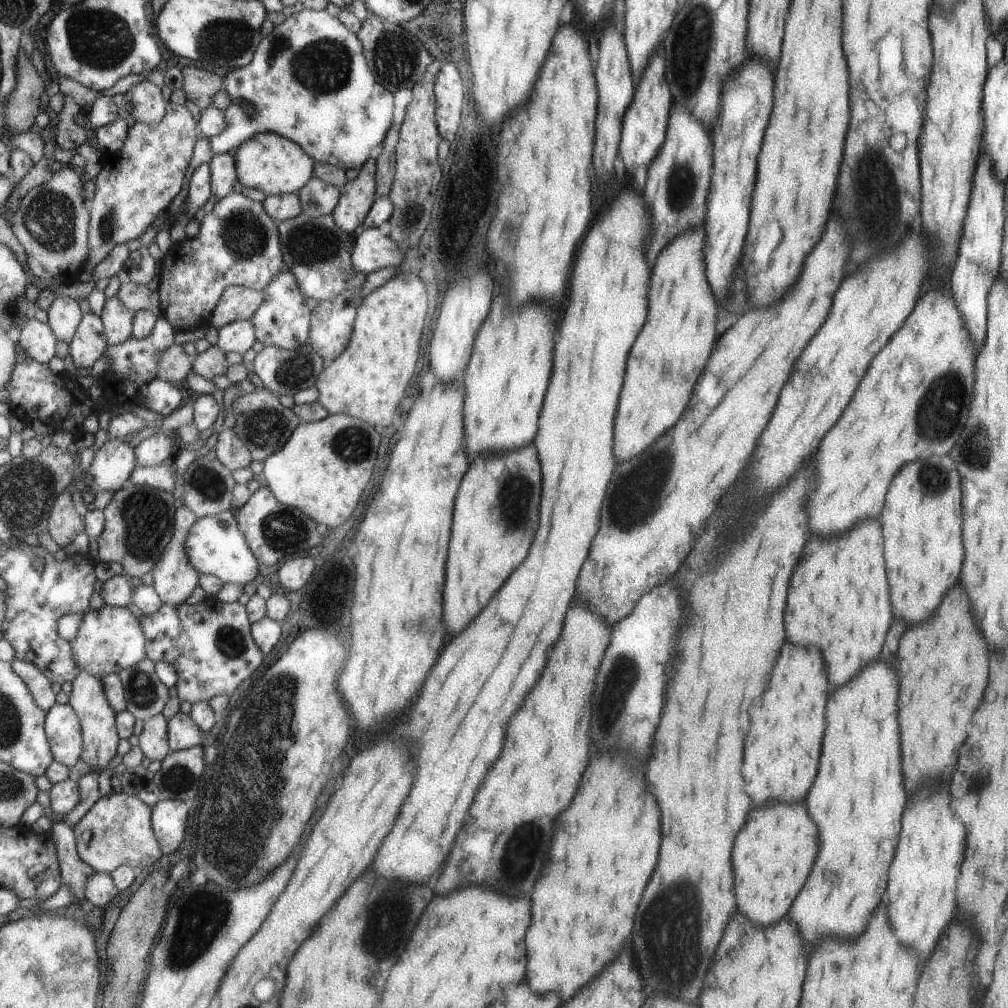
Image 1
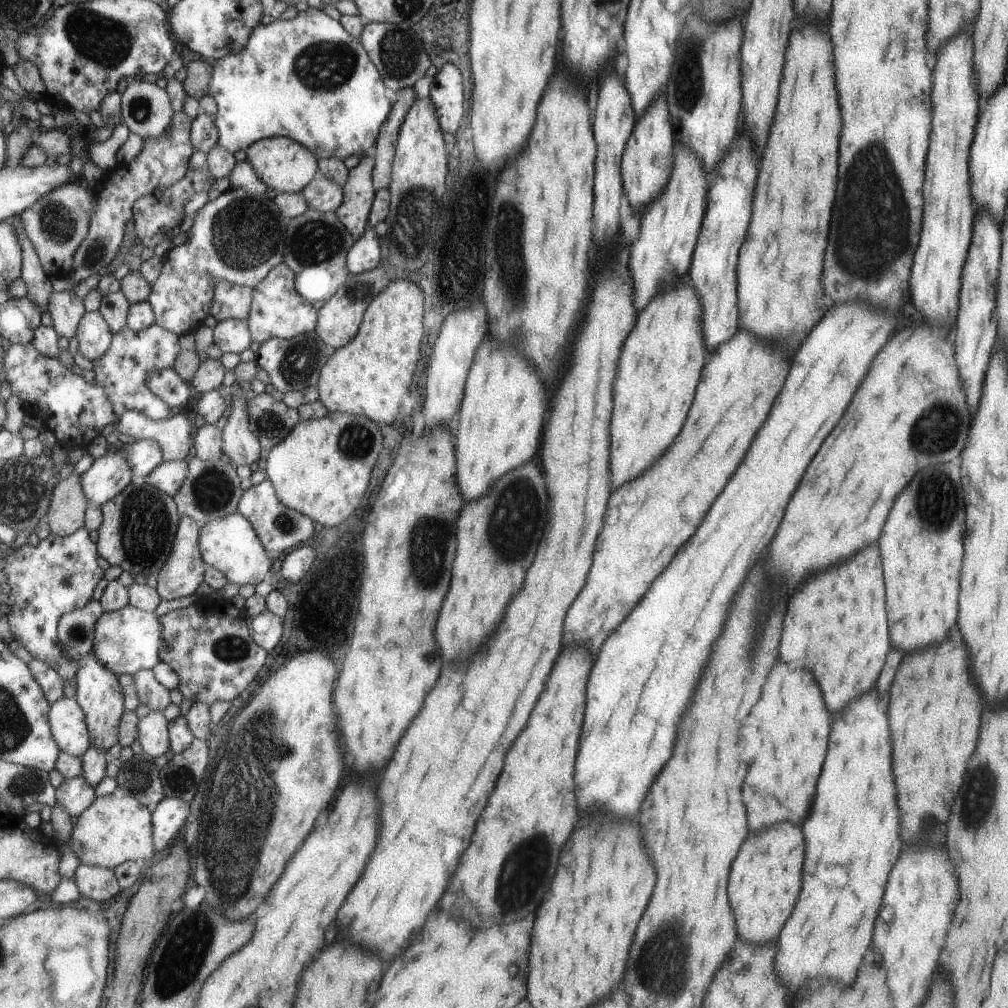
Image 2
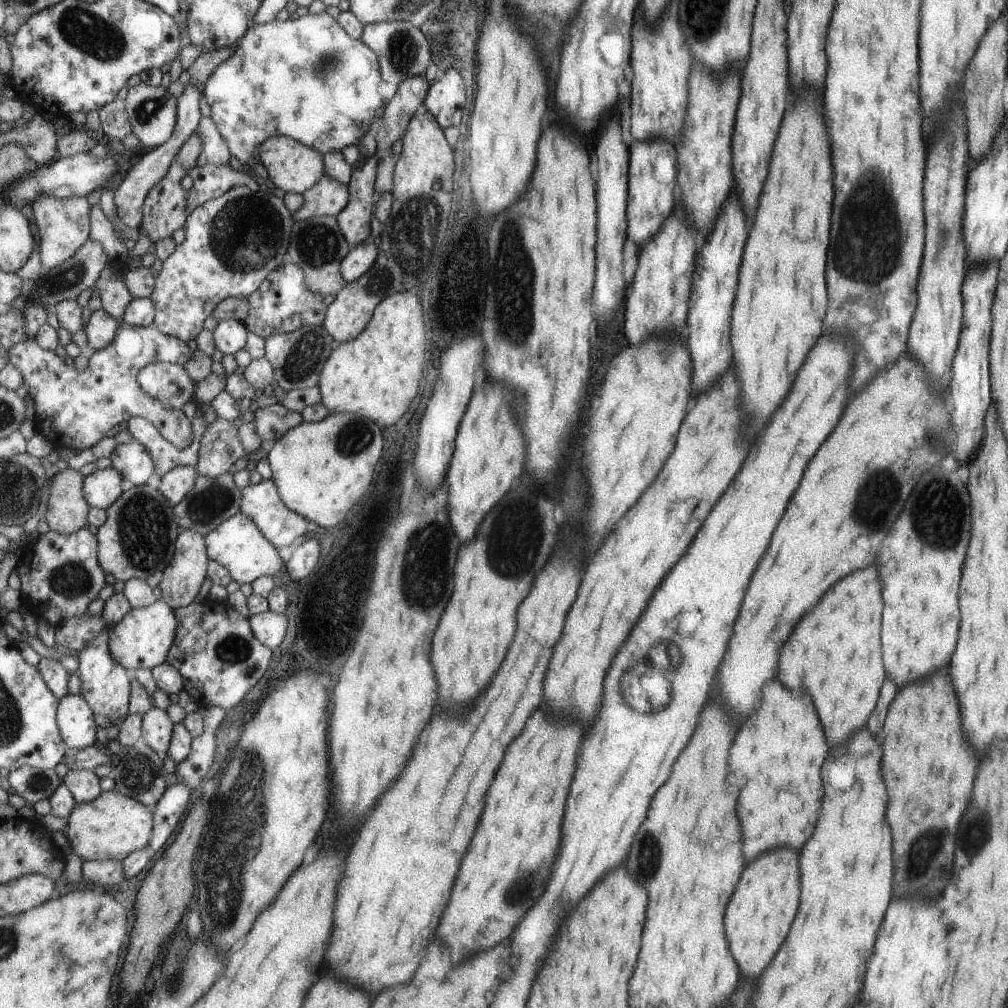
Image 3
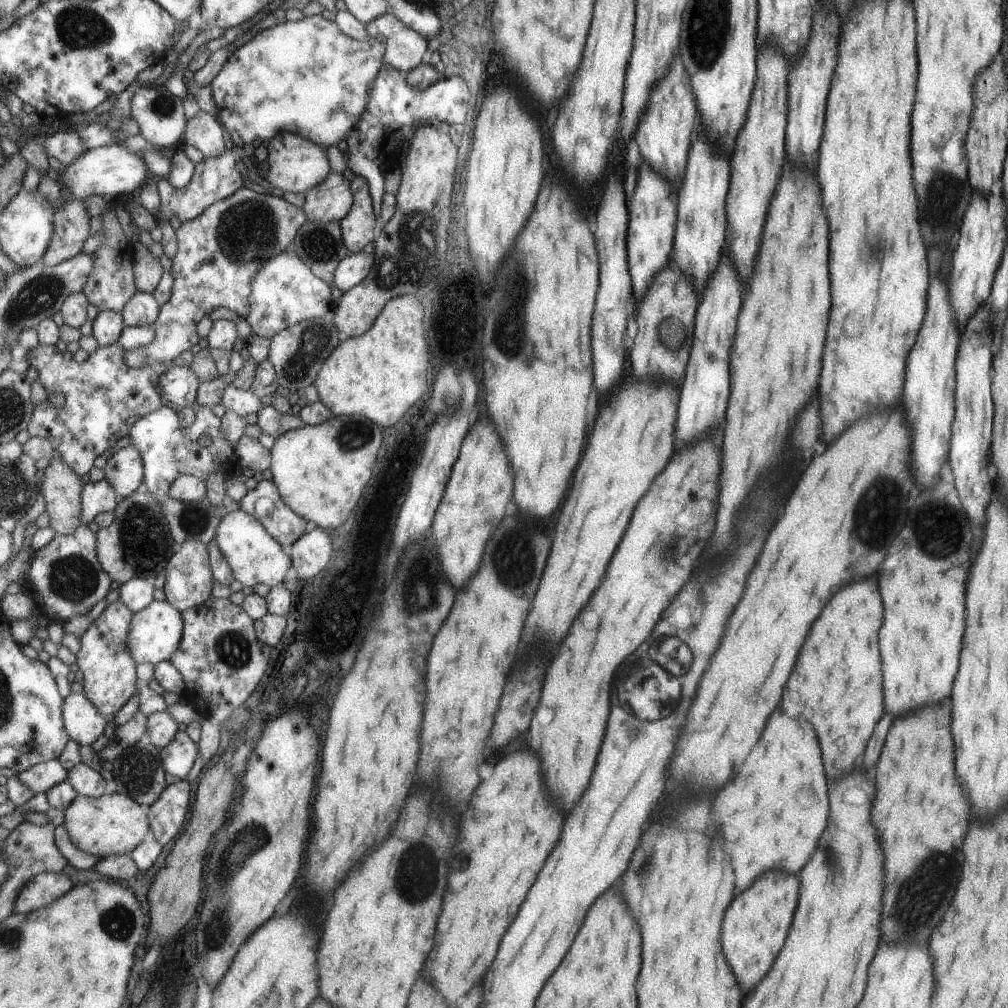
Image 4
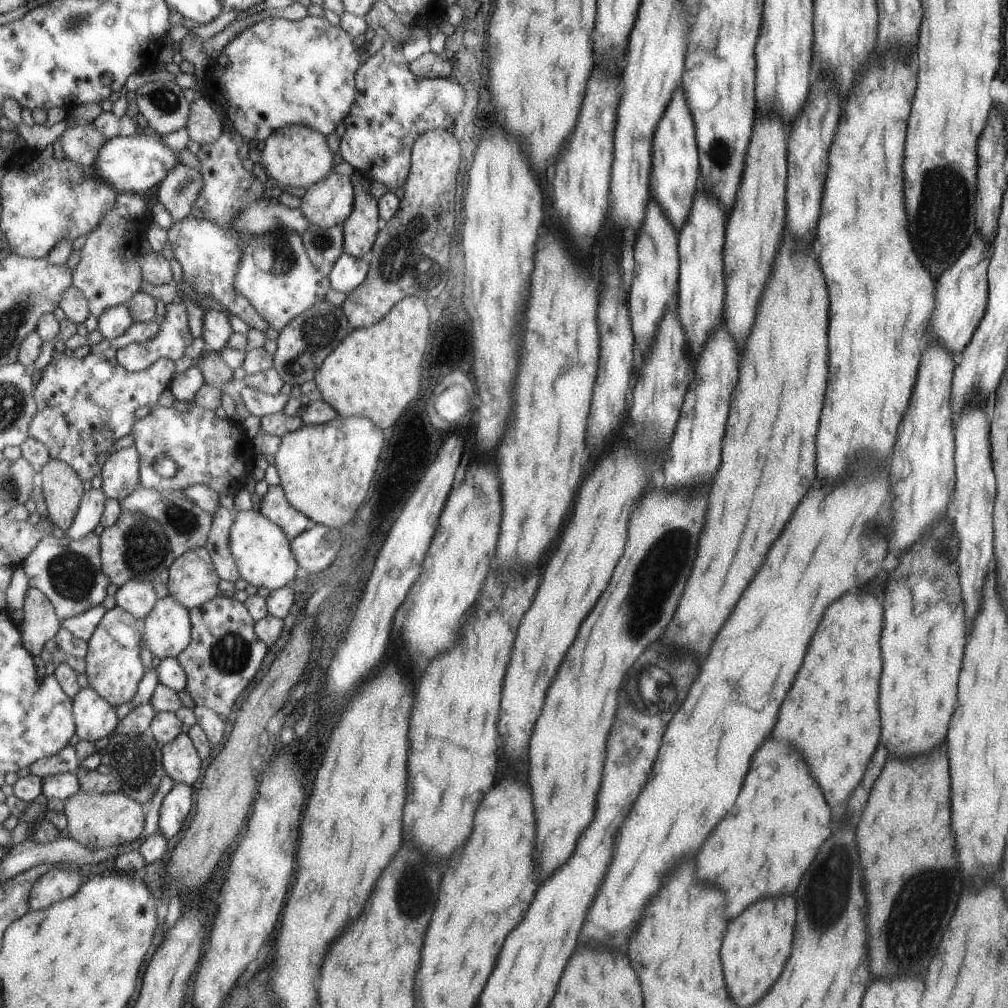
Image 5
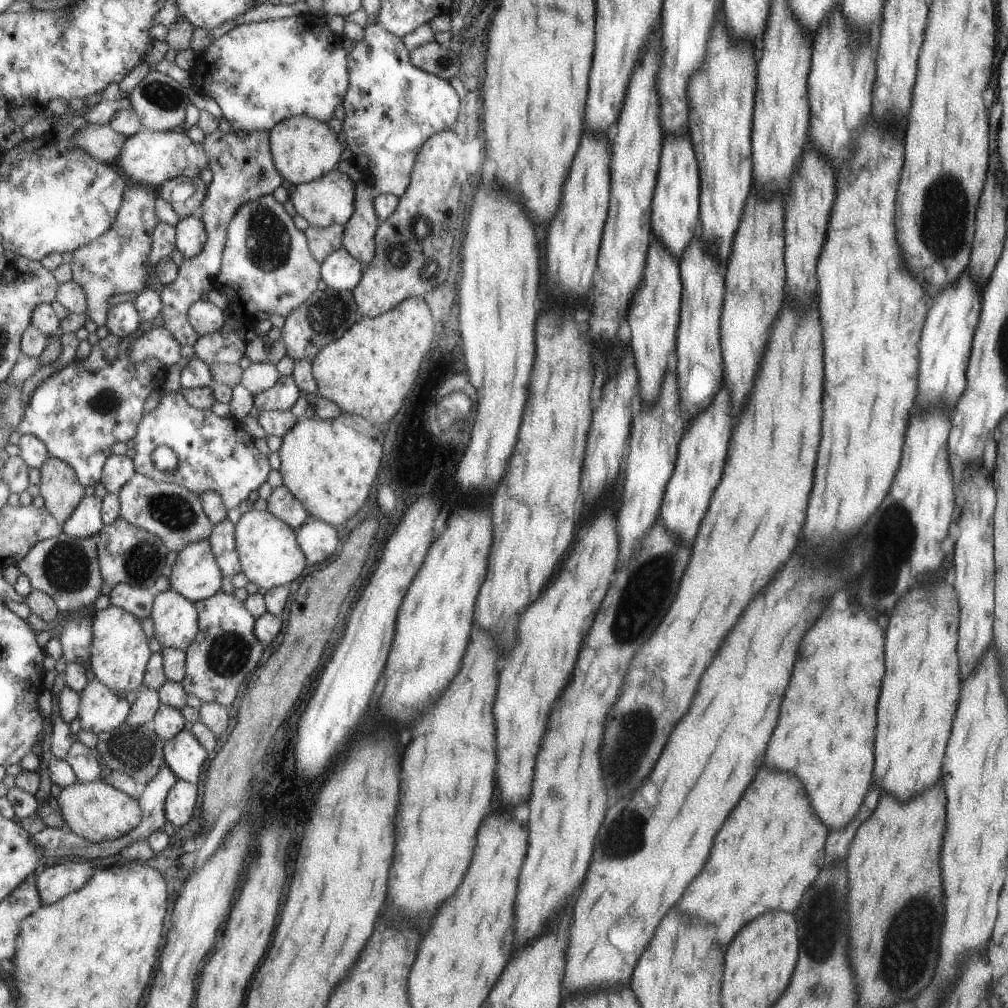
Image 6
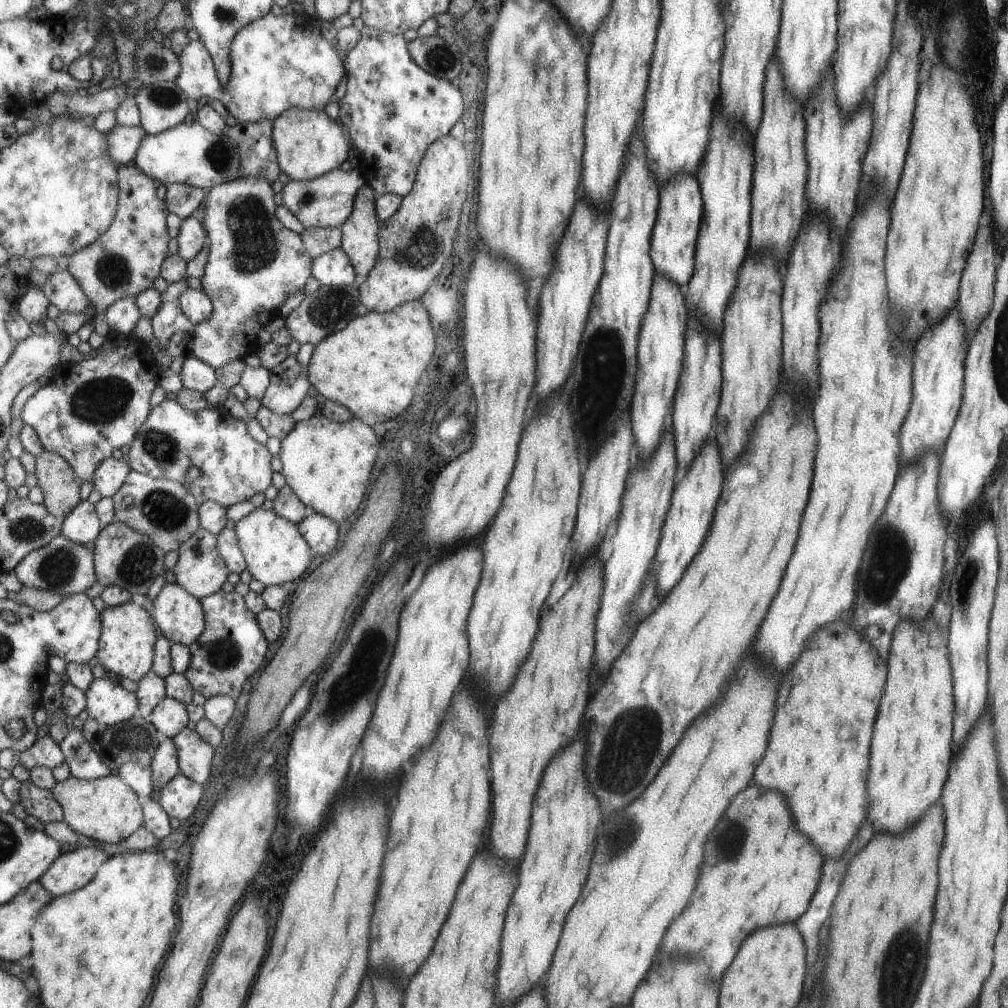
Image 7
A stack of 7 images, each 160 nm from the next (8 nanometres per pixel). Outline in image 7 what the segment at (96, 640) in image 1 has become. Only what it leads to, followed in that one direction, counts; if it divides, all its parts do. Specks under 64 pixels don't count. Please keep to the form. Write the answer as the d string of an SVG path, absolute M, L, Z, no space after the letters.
M167 583L153 601L153 618L162 636L191 646L206 629L202 601L179 583Z

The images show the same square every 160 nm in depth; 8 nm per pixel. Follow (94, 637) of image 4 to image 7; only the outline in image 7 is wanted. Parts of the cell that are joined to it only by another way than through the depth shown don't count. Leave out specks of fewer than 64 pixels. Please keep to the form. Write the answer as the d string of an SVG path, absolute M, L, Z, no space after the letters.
M139 599L114 607L107 606L101 613L104 631L96 661L120 679L128 678L138 683L152 671L156 642L160 639L155 632L153 615L142 607Z

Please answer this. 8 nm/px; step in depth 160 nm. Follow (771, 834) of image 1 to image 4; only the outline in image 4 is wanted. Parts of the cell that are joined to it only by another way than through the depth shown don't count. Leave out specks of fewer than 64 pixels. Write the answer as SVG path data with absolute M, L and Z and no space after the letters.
M769 870L751 890L739 892L735 902L731 902L727 918L723 918L723 954L727 954L727 962L731 962L731 970L735 970L735 978L739 978L743 992L751 990L767 974L781 950L797 904L797 886L799 880L793 874Z

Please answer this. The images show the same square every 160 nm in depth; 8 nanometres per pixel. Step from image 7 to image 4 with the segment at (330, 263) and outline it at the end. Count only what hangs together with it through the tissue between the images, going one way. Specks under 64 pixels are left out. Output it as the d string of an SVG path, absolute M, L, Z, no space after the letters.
M361 250L359 253L349 253L342 258L341 264L334 270L333 286L346 291L361 282L367 273L373 268L374 255L366 254Z

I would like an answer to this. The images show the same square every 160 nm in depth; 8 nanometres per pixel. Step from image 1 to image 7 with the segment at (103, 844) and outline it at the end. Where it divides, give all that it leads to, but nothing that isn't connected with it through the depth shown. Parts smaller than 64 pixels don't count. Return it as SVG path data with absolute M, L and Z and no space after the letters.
M115 772L98 779L69 776L64 781L57 782L53 791L55 798L64 808L64 820L77 834L115 844L128 839L144 825L144 798Z

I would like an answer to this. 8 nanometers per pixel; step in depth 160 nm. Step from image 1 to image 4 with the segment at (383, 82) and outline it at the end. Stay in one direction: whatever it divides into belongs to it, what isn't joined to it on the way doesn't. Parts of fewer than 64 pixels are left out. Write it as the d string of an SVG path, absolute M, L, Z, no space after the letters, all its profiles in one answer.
M391 10L370 20L364 27L369 36L382 40L385 46L383 62L395 70L407 73L425 58L425 38L395 18Z

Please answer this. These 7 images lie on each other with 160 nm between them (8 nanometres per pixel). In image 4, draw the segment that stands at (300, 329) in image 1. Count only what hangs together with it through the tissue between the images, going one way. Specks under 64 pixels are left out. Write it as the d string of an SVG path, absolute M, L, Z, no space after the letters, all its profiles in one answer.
M291 248L267 259L251 279L248 313L244 318L254 335L269 339L303 319L327 314L332 309L331 287L323 282Z

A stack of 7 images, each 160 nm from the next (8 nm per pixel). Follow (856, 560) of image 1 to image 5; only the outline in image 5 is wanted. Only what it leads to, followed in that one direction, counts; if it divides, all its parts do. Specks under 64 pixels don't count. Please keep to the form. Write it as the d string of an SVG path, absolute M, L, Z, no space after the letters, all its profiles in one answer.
M863 590L847 592L843 598L831 602L827 614L823 614L823 626L815 630L815 638L811 638L811 646L807 646L803 670L799 670L799 678L795 678L795 686L791 686L791 694L787 694L783 710L779 710L779 722L775 722L775 730L771 732L773 738L791 742L801 750L803 760L811 766L811 774L815 774L815 780L823 786L823 794L827 794L827 802L831 804L843 802L853 786L857 786L879 740L877 680L881 672L881 652L877 658L877 648L883 624L881 612L881 604L875 596L865 594Z

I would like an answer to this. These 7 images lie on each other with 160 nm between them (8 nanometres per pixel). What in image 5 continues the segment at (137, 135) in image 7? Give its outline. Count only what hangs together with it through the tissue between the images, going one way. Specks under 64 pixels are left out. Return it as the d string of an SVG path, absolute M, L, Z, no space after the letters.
M93 122L67 127L59 136L65 157L88 169L93 169L94 160L108 140Z

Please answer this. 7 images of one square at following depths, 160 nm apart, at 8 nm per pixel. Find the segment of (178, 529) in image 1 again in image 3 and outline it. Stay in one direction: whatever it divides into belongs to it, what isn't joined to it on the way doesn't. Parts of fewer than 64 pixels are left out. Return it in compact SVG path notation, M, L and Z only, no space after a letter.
M181 530L176 542L176 555L172 563L164 570L159 584L163 592L161 598L170 603L173 608L178 609L179 607L190 605L195 600L195 596L199 594L205 578L208 577L208 566L211 561L208 552L206 537L199 534L198 530Z

